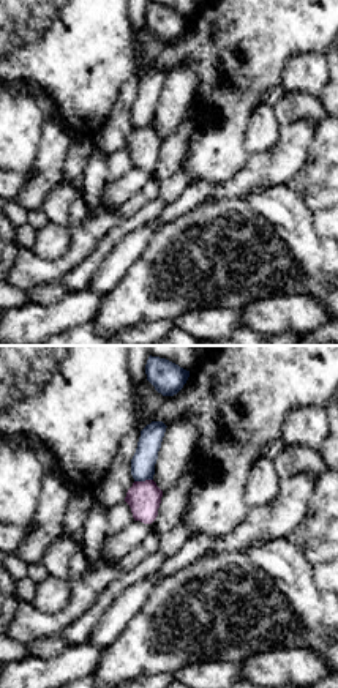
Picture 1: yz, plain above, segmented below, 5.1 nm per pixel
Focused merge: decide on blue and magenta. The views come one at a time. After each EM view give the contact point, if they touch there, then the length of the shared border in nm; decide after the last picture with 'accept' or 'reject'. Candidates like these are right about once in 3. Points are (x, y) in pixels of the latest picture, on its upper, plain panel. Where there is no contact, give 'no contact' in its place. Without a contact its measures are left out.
meets blue at (142, 127); contact 100 nm long

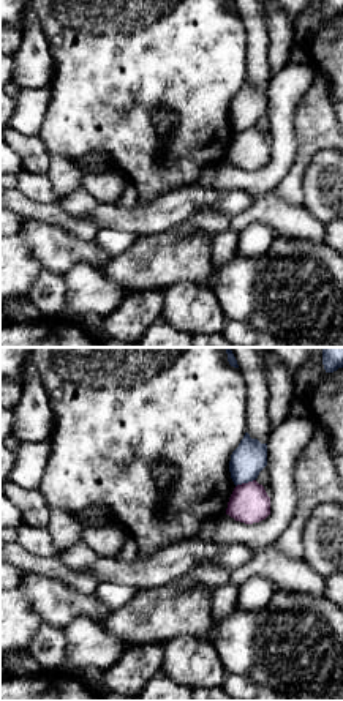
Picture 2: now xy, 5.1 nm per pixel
meets blue at (245, 128); contact 110 nm long

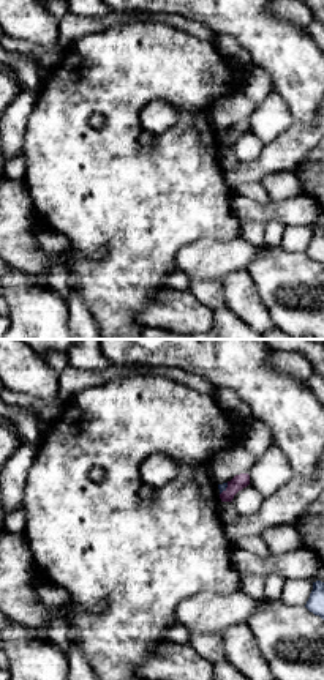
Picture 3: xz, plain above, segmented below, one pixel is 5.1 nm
meets blue at (225, 136); contact 80 nm long

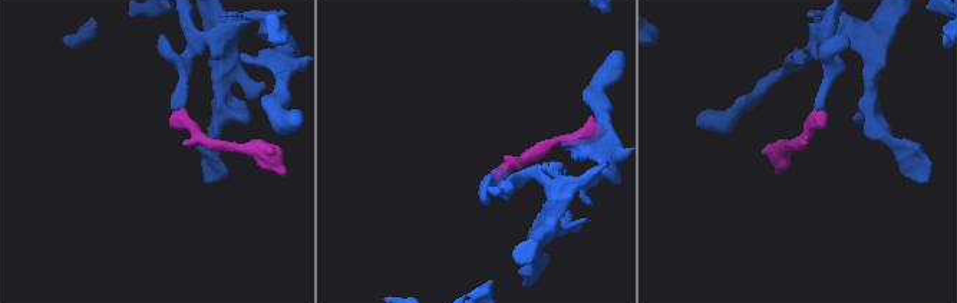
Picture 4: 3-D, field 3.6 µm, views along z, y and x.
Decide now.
reject

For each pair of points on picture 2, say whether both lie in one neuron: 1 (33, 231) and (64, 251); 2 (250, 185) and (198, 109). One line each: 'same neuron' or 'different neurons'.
1: same neuron
2: different neurons

